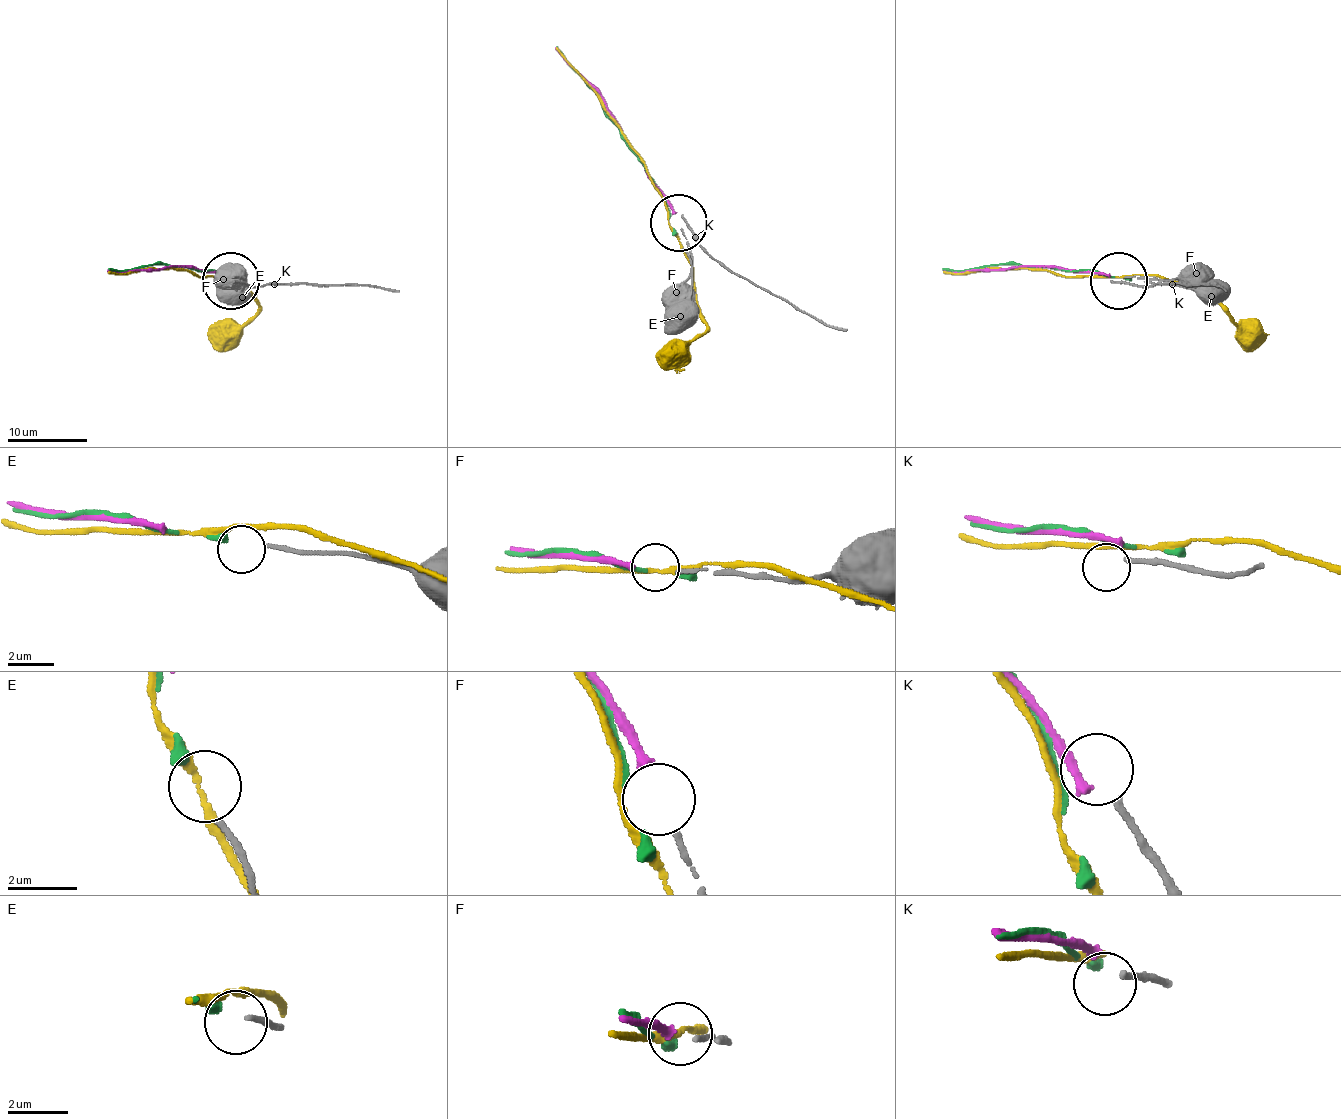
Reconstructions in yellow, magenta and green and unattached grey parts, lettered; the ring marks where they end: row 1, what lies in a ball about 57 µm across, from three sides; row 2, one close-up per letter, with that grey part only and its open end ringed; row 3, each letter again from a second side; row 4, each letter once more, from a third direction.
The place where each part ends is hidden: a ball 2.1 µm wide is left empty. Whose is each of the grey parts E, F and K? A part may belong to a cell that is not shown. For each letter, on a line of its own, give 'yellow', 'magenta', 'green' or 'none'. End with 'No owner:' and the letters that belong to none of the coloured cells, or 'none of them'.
E: green
F: magenta
K: none
No owner: K

